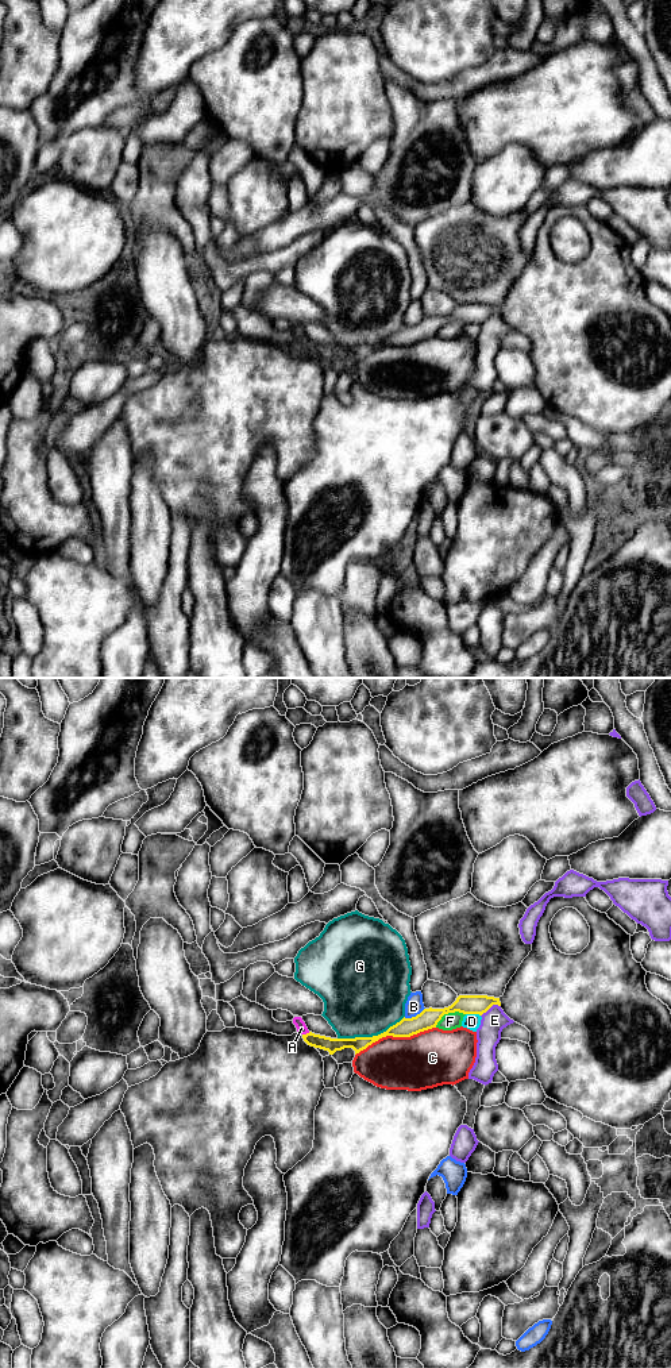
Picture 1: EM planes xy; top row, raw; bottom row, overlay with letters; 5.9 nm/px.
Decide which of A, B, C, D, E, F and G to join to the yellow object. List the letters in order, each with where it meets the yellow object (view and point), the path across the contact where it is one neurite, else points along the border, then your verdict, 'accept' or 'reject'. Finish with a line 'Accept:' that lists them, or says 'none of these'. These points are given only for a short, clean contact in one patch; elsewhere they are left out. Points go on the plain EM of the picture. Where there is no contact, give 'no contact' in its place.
A: contact xy (307, 342); border xy (309, 340), (303, 343); reject
B: contact xy (413, 326); reject
C: contact xy (394, 345); reject
D: contact xy (473, 322); reject
E: contact xy (490, 315); reject
F: contact xy (448, 320); border xy (465, 322), (446, 322), (435, 335); reject
G: contact xy (370, 346); reject
Accept: none of these

